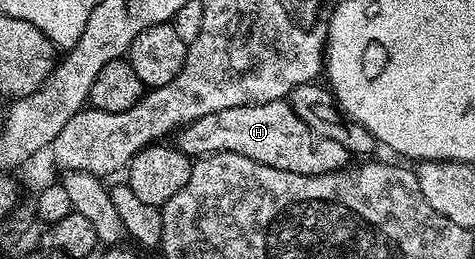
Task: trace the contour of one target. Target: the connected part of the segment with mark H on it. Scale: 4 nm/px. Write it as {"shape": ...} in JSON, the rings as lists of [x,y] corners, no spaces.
{"shape":[[[287,100],[214,111],[214,115],[206,115],[183,126],[175,134],[174,145],[190,159],[206,157],[210,153],[237,153],[246,155],[246,159],[266,163],[266,167],[278,167],[282,171],[311,177],[334,174],[350,161],[342,143],[334,143],[334,139],[313,133],[302,119],[298,119]]]}

